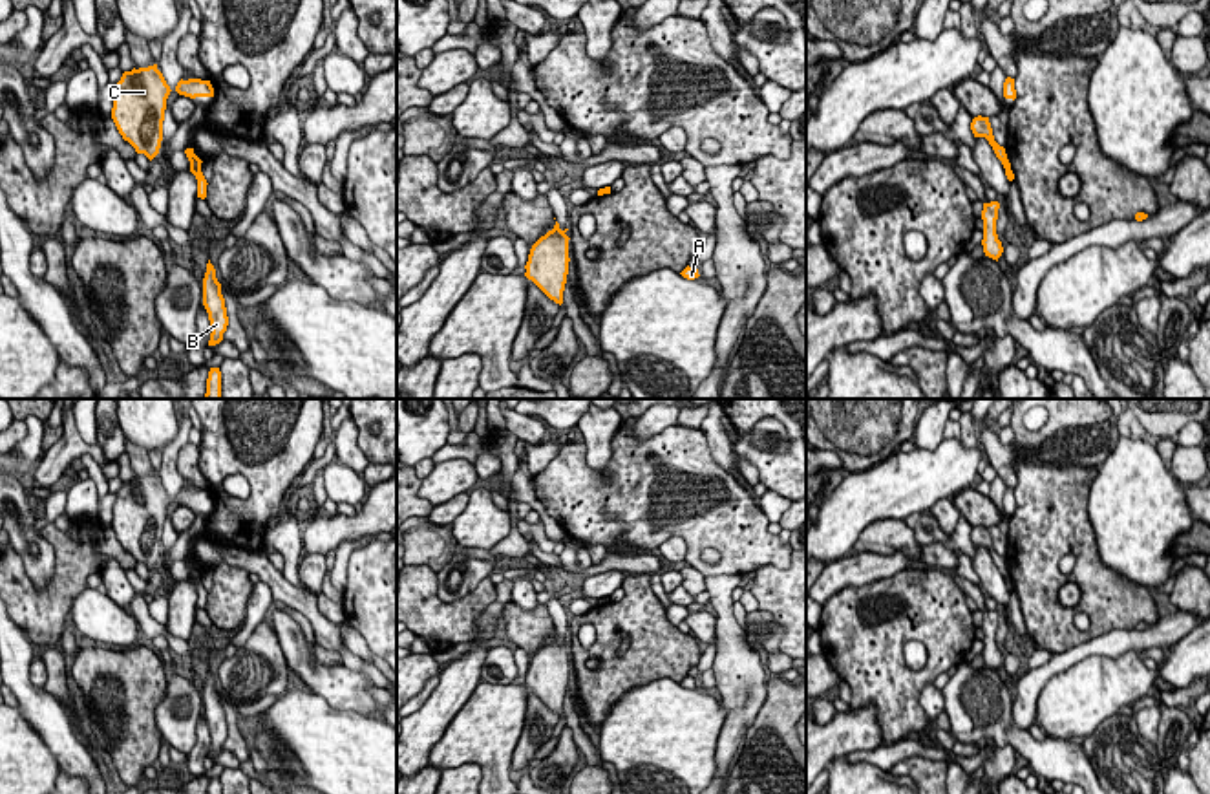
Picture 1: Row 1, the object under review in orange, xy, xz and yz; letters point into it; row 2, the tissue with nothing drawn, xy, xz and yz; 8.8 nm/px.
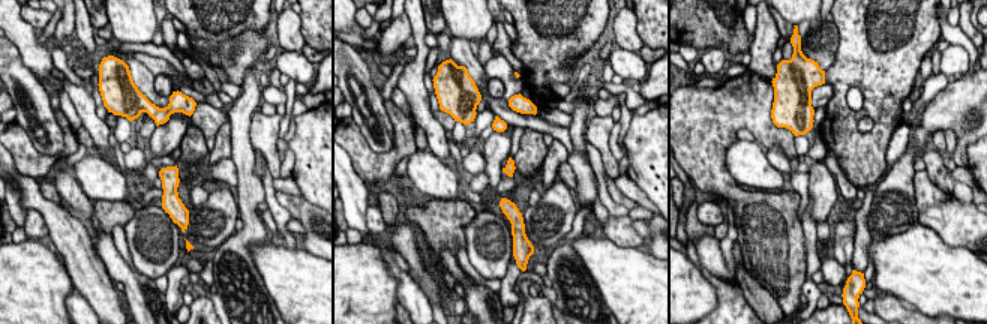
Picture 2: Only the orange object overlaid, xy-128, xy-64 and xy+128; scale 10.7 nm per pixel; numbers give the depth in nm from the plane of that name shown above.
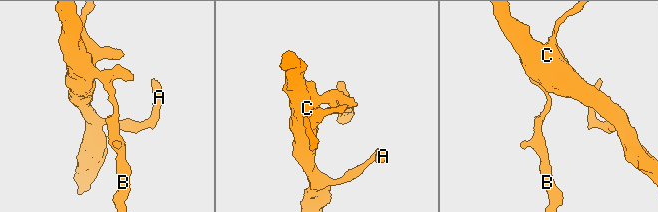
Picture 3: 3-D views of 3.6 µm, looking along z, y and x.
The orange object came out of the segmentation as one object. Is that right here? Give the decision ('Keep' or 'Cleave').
Cleave

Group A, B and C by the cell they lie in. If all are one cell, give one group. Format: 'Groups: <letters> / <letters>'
Groups: A C / B

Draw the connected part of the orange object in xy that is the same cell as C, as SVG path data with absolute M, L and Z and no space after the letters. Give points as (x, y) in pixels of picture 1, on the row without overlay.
M154 474L124 481L113 503L111 529L119 543L150 571L161 558L170 501L163 483Z

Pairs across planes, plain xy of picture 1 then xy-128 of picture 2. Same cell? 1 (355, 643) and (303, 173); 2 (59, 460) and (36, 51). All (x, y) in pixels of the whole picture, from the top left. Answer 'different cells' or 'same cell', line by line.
1: different cells
2: different cells

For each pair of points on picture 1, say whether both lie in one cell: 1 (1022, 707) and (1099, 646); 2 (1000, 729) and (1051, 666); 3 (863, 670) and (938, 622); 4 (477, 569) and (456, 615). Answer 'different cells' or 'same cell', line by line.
1: same cell
2: different cells
3: same cell
4: different cells

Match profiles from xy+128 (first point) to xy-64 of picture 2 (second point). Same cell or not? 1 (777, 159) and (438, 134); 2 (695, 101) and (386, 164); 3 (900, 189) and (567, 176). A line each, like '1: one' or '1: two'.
1: one
2: one
3: two

